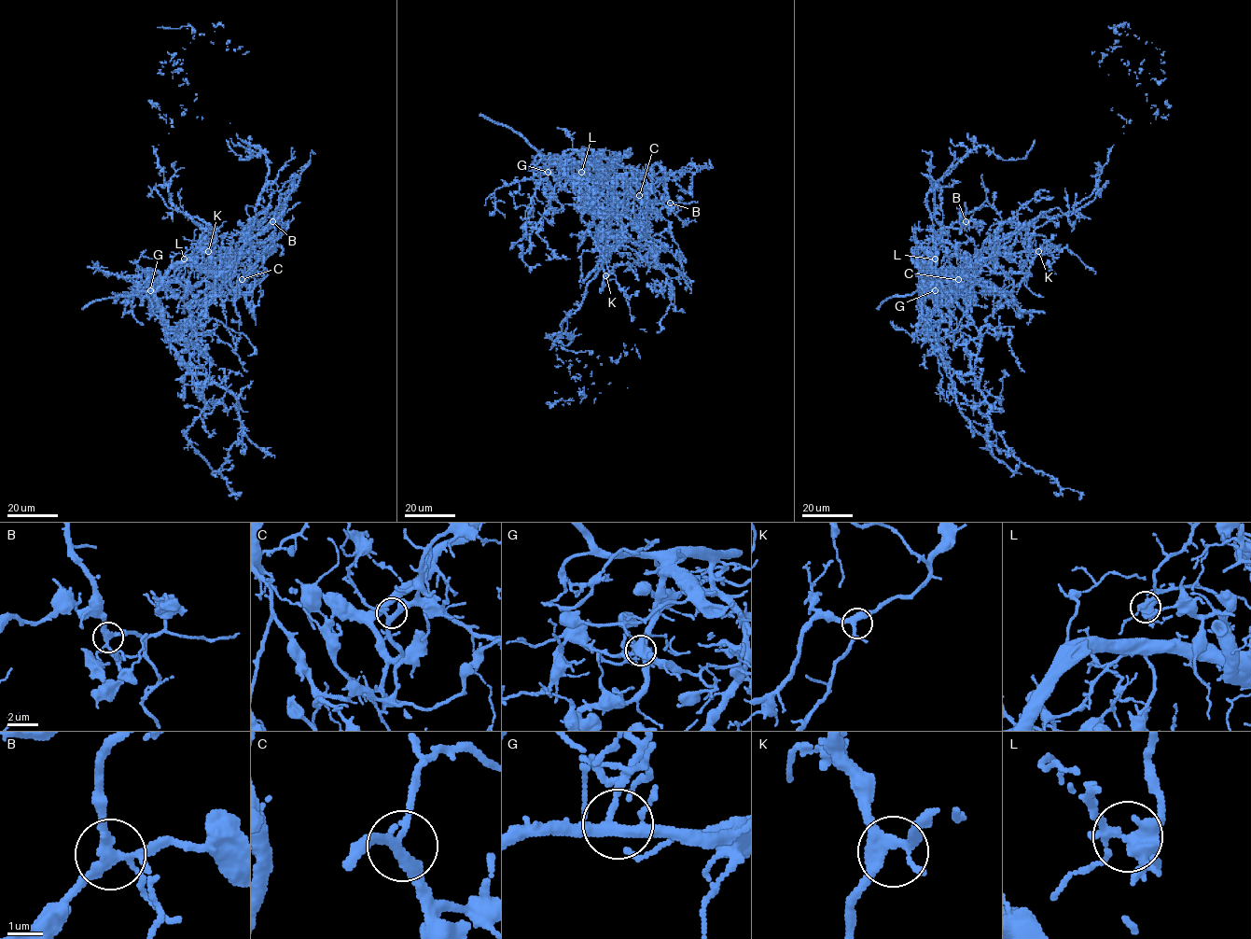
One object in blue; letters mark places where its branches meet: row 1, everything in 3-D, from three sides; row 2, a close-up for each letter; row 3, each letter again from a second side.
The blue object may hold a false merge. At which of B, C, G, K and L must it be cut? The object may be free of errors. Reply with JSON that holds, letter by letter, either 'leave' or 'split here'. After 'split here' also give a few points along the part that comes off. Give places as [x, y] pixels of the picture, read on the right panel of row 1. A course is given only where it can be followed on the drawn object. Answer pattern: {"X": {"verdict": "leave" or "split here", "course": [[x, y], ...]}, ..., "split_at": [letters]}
{"B": {"verdict": "leave"}, "C": {"verdict": "leave"}, "G": {"verdict": "leave"}, "K": {"verdict": "leave"}, "L": {"verdict": "leave"}, "split_at": []}

